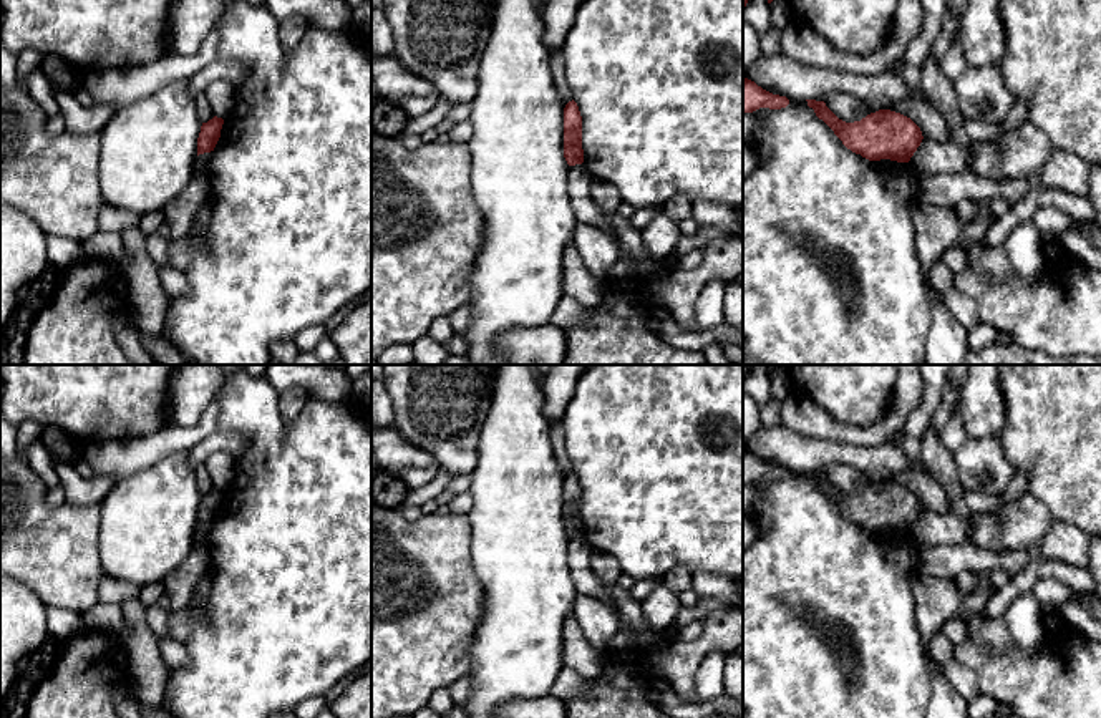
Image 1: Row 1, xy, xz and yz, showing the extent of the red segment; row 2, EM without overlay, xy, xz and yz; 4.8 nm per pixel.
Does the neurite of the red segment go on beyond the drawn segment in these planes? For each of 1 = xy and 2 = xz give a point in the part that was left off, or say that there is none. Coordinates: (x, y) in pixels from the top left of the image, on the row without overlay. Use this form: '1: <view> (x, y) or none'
1: none
2: none

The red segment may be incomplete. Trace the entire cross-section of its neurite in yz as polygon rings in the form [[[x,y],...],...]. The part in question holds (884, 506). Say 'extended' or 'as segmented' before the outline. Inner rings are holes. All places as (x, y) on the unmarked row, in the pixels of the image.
as segmented | [[[806,473],[847,521],[869,532],[909,534],[924,511],[920,499],[910,489],[890,481],[879,481],[861,492],[846,494],[824,473]]]

